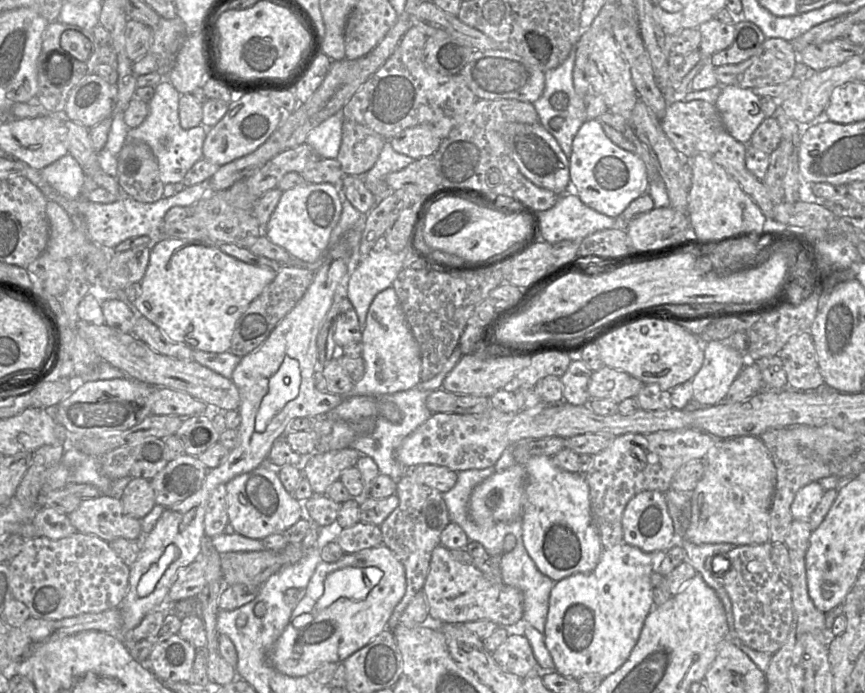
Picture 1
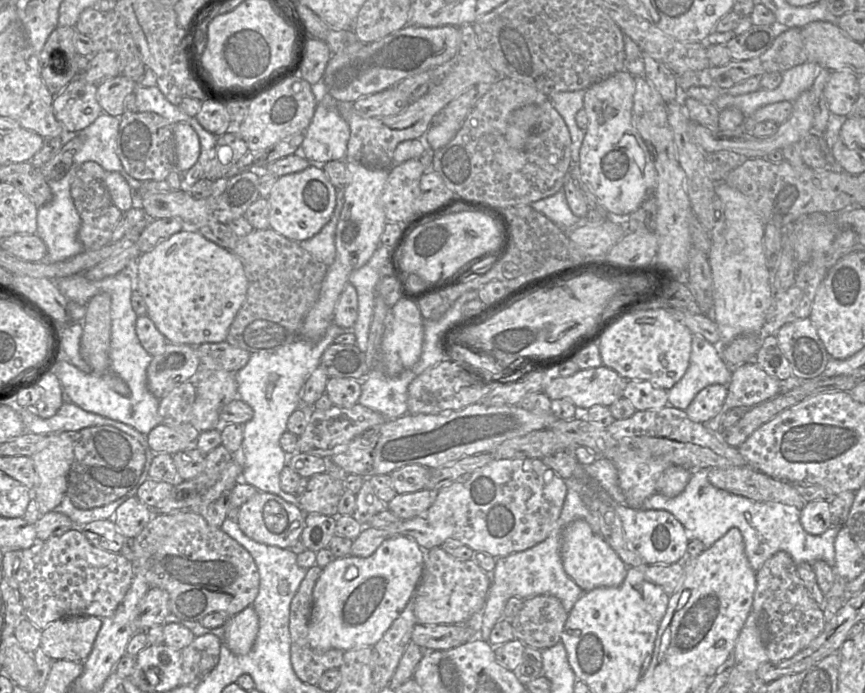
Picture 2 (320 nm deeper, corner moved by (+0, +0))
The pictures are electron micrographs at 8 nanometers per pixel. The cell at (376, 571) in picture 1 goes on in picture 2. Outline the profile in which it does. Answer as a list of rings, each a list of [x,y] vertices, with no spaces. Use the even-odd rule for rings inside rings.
[[[395,536],[384,540],[369,557],[338,557],[322,569],[313,589],[313,607],[308,640],[314,650],[347,651],[373,647],[404,610],[422,578],[425,553],[411,537]]]

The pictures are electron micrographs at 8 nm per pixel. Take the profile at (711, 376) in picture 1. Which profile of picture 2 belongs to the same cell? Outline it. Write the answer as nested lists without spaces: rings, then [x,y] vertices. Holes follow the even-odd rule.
[[[709,385],[694,397],[685,412],[691,421],[704,424],[720,412],[726,396],[727,386]]]

